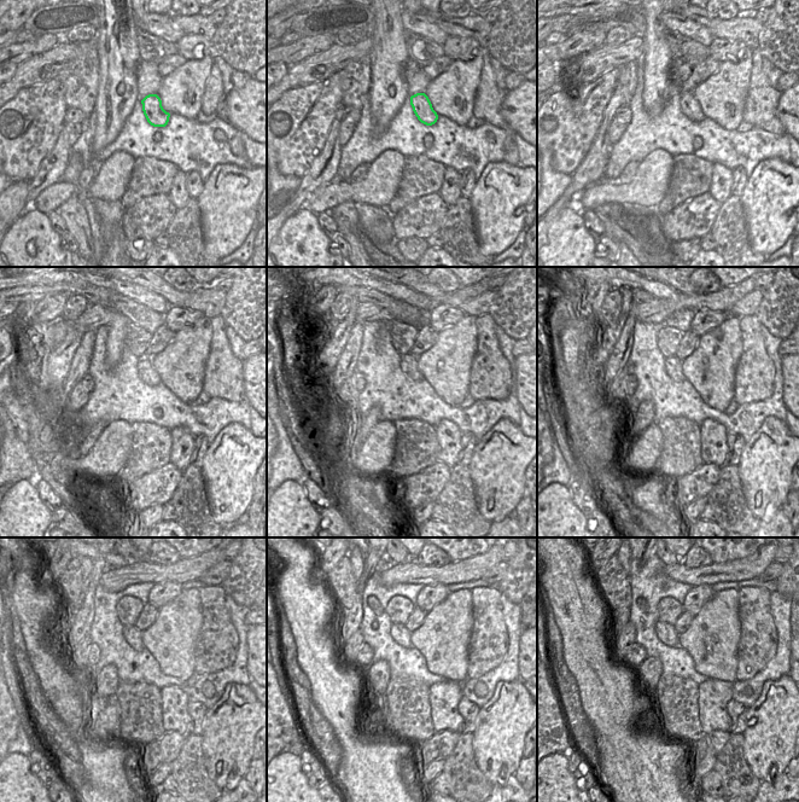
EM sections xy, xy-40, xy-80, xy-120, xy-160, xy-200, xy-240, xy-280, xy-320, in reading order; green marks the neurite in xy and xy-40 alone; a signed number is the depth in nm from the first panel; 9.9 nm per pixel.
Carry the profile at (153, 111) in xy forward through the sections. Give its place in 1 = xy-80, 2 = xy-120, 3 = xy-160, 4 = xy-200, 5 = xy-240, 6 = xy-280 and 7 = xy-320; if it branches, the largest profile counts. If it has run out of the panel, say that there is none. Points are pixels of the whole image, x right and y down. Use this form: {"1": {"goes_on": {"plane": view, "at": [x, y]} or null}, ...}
{"1": {"goes_on": {"plane": "xy-80", "at": [690, 105]}}, "2": {"goes_on": {"plane": "xy-120", "at": [147, 373]}}, "3": {"goes_on": {"plane": "xy-160", "at": [408, 364]}}, "4": {"goes_on": {"plane": "xy-200", "at": [674, 366]}}, "5": {"goes_on": {"plane": "xy-240", "at": [132, 634]}}, "6": {"goes_on": {"plane": "xy-280", "at": [401, 634]}}, "7": {"goes_on": {"plane": "xy-320", "at": [665, 632]}}}

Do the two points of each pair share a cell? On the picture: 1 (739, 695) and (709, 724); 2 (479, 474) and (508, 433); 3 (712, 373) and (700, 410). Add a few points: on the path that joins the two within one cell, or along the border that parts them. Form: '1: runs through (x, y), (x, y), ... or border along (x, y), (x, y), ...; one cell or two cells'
1: border along (732, 684), (733, 698); two cells
2: runs through (489, 464), (505, 448), (506, 442); one cell
3: border along (686, 378), (709, 406), (724, 412); two cells

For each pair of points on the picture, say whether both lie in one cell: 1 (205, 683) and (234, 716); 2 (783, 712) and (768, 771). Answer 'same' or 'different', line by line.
1: different
2: same

